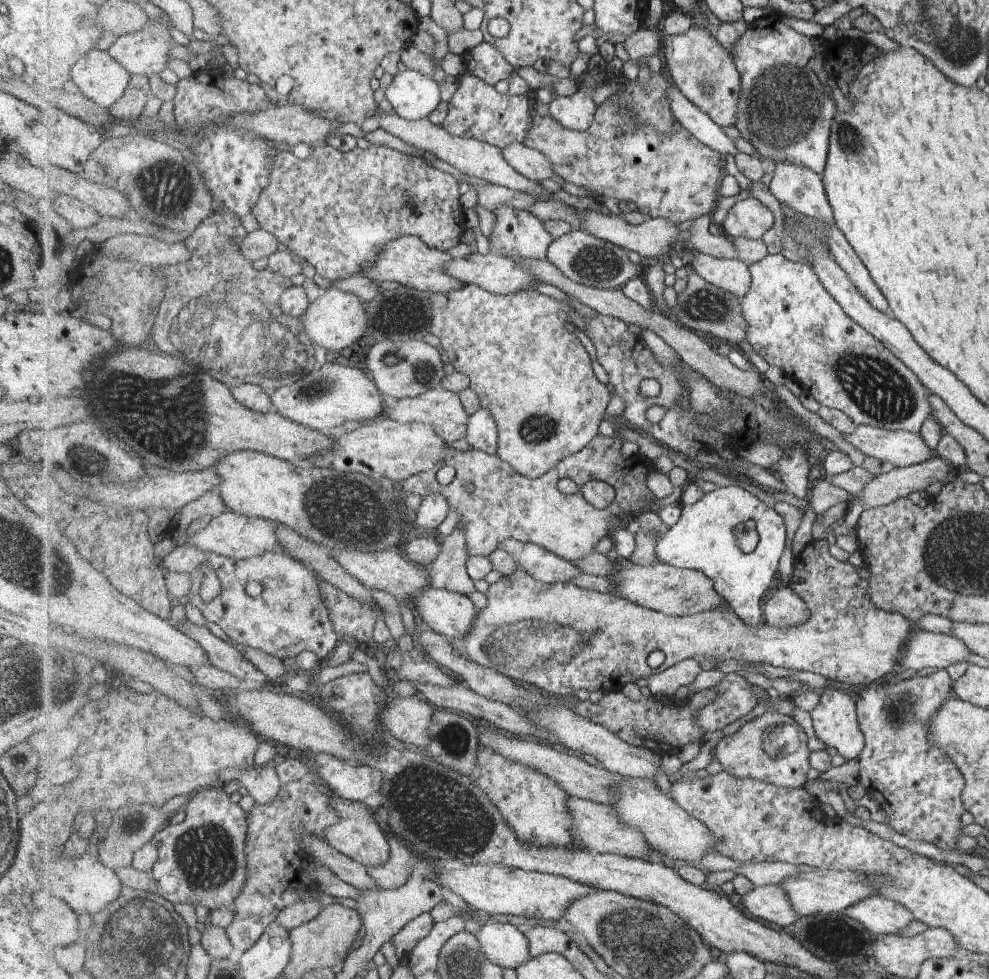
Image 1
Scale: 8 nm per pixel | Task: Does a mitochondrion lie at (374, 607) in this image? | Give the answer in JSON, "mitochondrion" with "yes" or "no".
{"mitochondrion":"no"}

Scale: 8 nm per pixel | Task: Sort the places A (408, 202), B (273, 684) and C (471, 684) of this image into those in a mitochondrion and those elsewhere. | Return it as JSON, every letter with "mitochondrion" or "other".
{"A":"mitochondrion","B":"other","C":"other"}

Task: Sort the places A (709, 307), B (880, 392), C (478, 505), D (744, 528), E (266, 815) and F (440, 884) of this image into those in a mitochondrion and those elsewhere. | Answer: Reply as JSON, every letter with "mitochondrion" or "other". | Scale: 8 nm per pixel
{"A":"mitochondrion","B":"mitochondrion","C":"other","D":"other","E":"other","F":"other"}

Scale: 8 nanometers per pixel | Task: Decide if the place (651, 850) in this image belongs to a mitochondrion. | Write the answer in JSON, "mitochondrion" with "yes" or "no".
{"mitochondrion":"no"}

